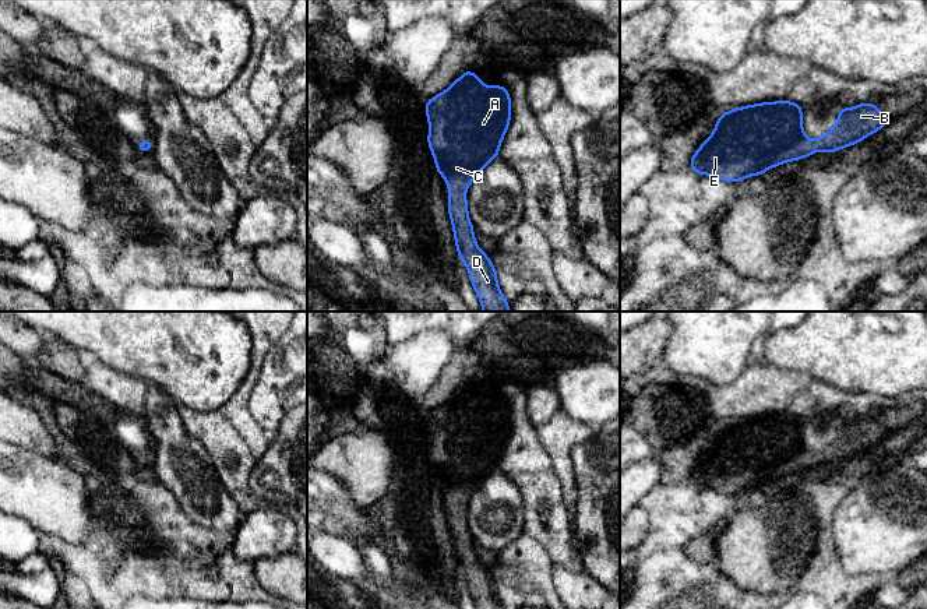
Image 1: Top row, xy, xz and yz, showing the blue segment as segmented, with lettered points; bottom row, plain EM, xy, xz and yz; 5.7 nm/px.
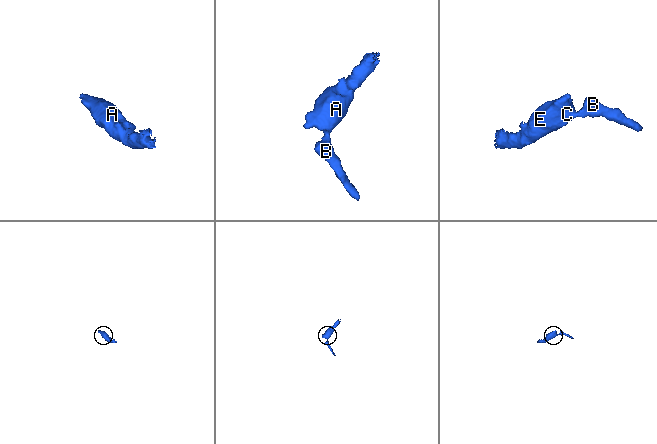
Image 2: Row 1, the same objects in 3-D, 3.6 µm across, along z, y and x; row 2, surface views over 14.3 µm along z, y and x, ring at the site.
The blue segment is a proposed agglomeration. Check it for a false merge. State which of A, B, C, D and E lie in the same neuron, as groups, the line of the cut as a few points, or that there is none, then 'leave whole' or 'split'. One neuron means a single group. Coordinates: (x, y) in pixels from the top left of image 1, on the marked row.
groups A B C D E; cut none; leave whole

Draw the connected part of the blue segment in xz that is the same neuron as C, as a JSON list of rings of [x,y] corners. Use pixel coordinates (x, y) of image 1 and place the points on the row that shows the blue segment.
[[[468,68],[448,89],[426,102],[424,113],[436,170],[450,191],[447,207],[459,261],[468,267],[483,311],[510,311],[497,284],[497,270],[475,240],[465,196],[480,170],[498,156],[511,120],[508,89],[504,85],[486,87]]]

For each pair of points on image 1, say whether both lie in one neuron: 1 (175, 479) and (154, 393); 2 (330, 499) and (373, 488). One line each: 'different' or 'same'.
1: same
2: different

